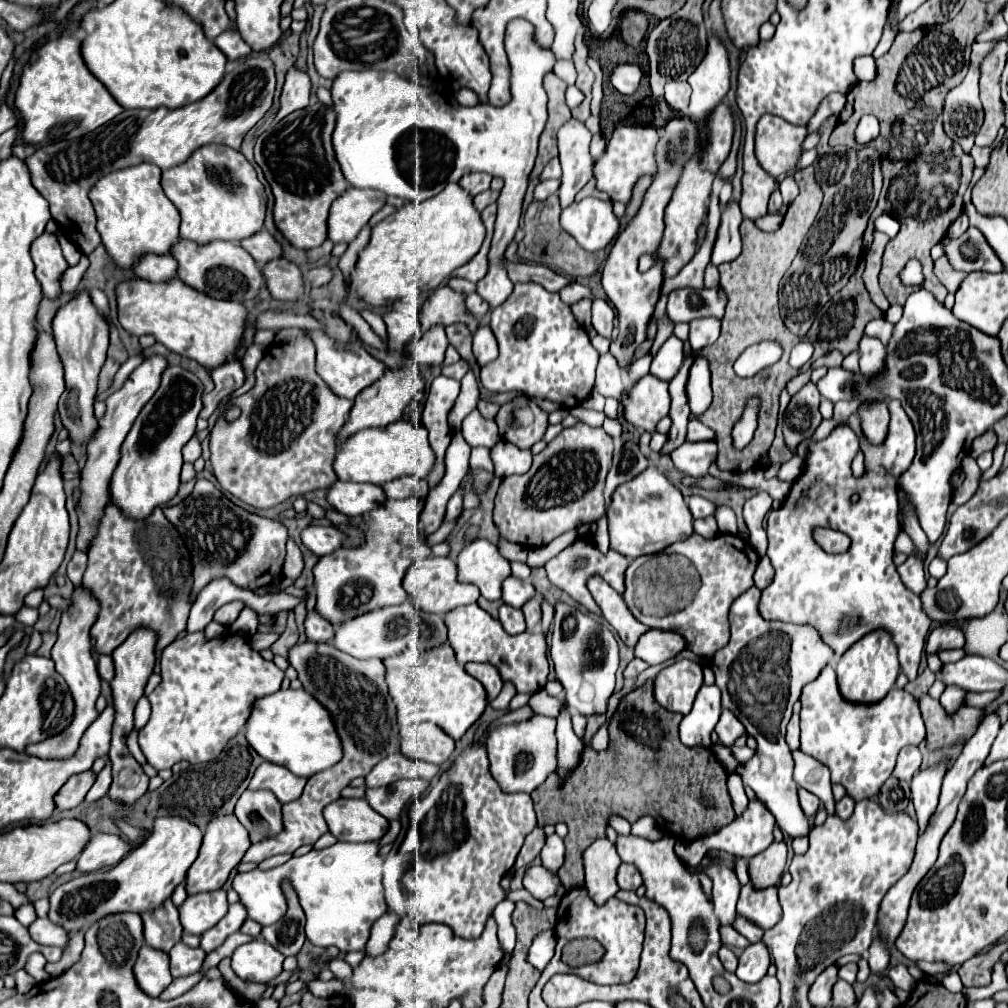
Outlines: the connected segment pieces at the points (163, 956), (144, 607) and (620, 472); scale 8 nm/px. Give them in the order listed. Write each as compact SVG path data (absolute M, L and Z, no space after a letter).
M142 946L136 966L134 966L134 974L136 974L140 988L146 994L160 996L160 992L172 982L172 974L170 974L168 964L170 964L168 952L160 952L156 948Z
M110 498L108 508L104 508L104 516L100 518L100 528L96 528L96 540L92 540L88 548L88 568L84 574L84 586L100 604L98 618L90 630L92 638L96 640L96 652L100 654L112 654L138 626L156 630L160 634L158 644L162 646L162 650L186 630L192 590L190 558L176 528L168 524L160 508L154 508L152 514L140 524L140 520L128 520L128 516L124 516L124 512L120 512L120 508L116 508Z
M634 442L620 444L614 450L614 462L612 462L612 468L610 468L608 476L606 476L606 488L604 488L606 506L612 502L614 488L618 488L620 484L624 484L626 480L632 480L634 476L638 476L646 468L648 468L648 460L640 452L638 444L634 444Z

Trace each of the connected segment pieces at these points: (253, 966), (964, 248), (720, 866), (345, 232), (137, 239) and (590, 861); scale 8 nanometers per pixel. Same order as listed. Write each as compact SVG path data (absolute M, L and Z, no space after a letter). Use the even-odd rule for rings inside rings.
M264 940L242 944L232 954L232 970L246 982L268 984L282 972L284 956Z
M972 226L966 230L966 234L962 234L956 240L946 238L946 256L956 270L964 270L964 272L976 272L976 270L1002 272L1004 270L1000 258L986 242L984 234Z
M712 860L706 868L706 874L712 878L712 900L714 908L720 916L722 924L732 924L736 920L736 900L740 894L740 884L736 878L736 872L730 870L724 862Z
M348 188L330 208L328 238L338 244L350 244L368 220L386 204L386 194L376 190Z
M138 164L104 176L90 190L97 230L112 264L116 264L118 270L134 270L136 262L140 262L146 254L170 254L172 244L180 240L180 214L162 192L160 176L162 170L158 166Z
M606 838L596 840L584 852L584 872L586 872L588 896L596 904L606 904L620 890L616 884L618 866L620 866L620 856L614 844Z

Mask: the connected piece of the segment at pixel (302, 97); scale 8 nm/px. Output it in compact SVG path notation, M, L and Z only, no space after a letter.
M292 66L292 72L288 72L284 88L282 88L282 96L280 96L282 106L280 106L280 112L276 114L276 120L282 120L290 112L308 106L310 90L312 90L312 82L308 72Z

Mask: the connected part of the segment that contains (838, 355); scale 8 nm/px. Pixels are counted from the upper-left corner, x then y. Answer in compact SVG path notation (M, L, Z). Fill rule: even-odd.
M832 350L828 356L823 356L814 361L811 365L810 371L822 366L827 368L830 368L830 366L834 368L834 366L836 366L836 368L838 368L838 366L842 366L842 360L844 360L842 352L836 352L836 350Z

